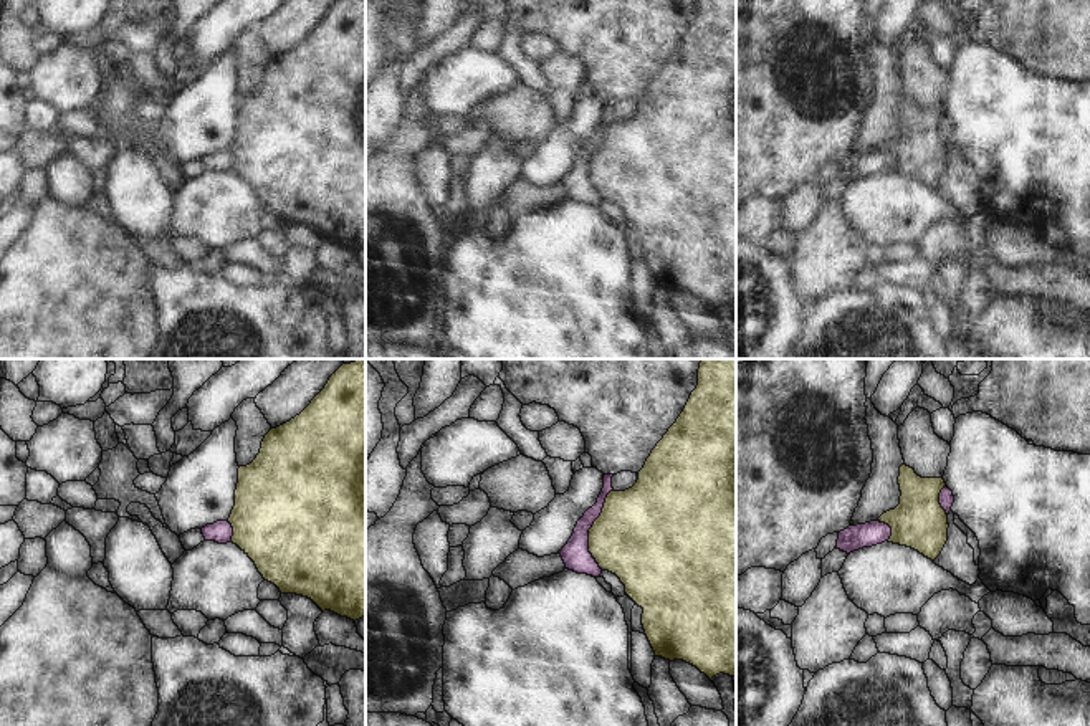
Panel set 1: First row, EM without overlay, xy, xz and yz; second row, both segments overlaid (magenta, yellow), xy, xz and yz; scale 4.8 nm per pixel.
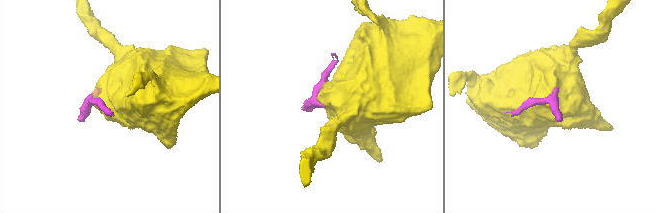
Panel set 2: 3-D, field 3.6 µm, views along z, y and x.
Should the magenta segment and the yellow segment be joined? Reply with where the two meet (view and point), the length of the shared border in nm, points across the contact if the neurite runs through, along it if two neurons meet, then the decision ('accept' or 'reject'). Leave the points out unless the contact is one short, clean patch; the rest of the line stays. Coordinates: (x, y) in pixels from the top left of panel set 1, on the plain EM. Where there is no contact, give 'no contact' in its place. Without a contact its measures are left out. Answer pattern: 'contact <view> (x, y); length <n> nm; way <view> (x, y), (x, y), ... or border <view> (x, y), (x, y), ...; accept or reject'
contact xz (589, 157); length 400 nm; border xz (612, 119), (589, 159), (589, 182), (601, 199); reject

